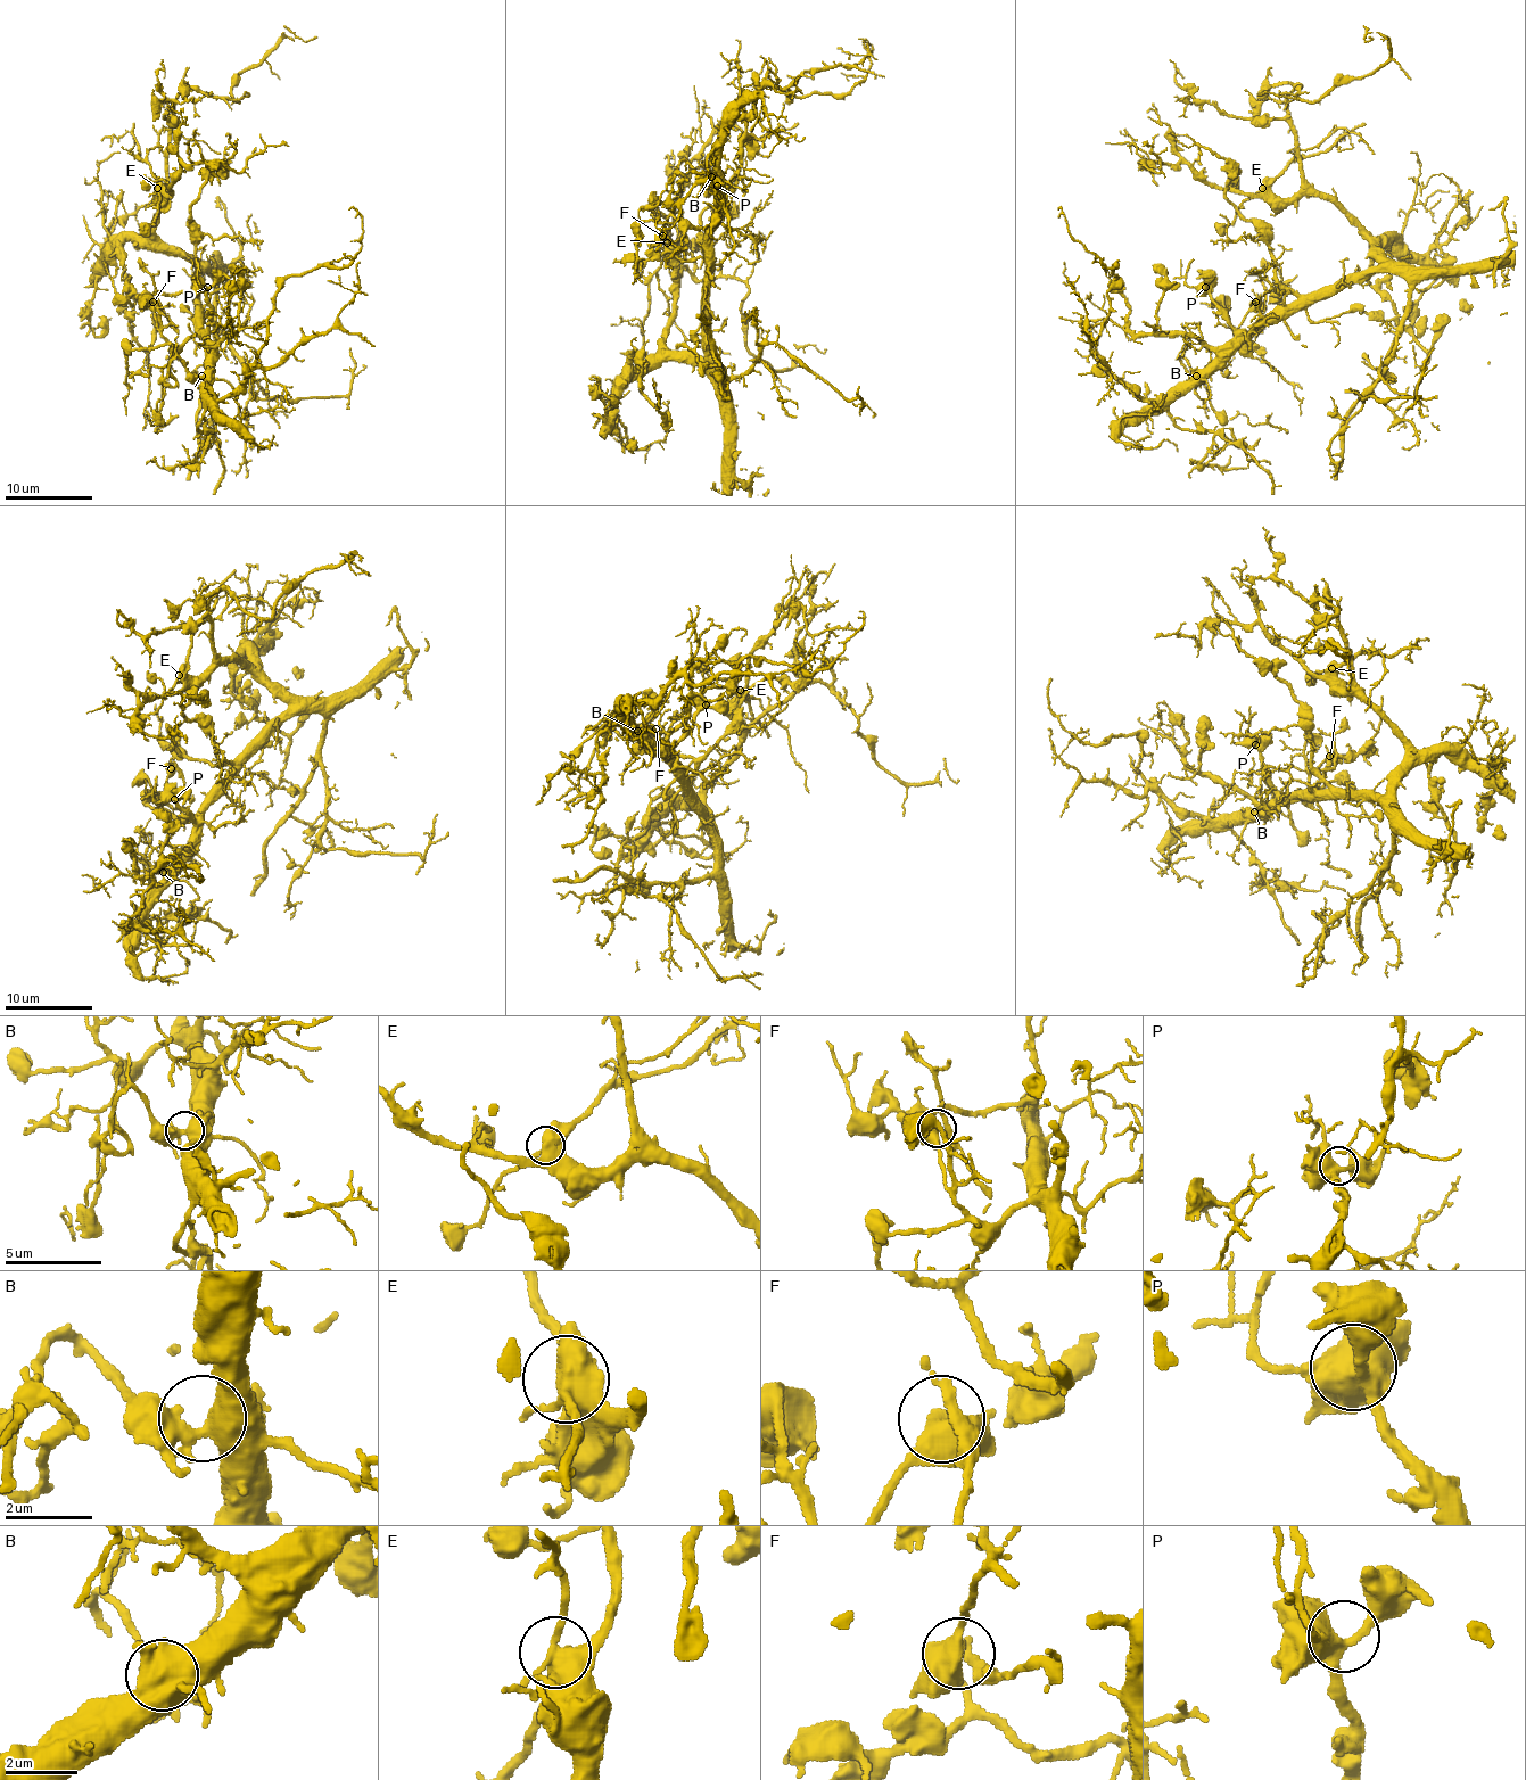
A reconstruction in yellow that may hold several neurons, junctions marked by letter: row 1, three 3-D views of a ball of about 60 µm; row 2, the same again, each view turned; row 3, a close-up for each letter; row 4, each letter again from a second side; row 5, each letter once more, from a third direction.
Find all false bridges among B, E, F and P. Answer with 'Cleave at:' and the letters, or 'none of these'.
Cleave at: none of these

